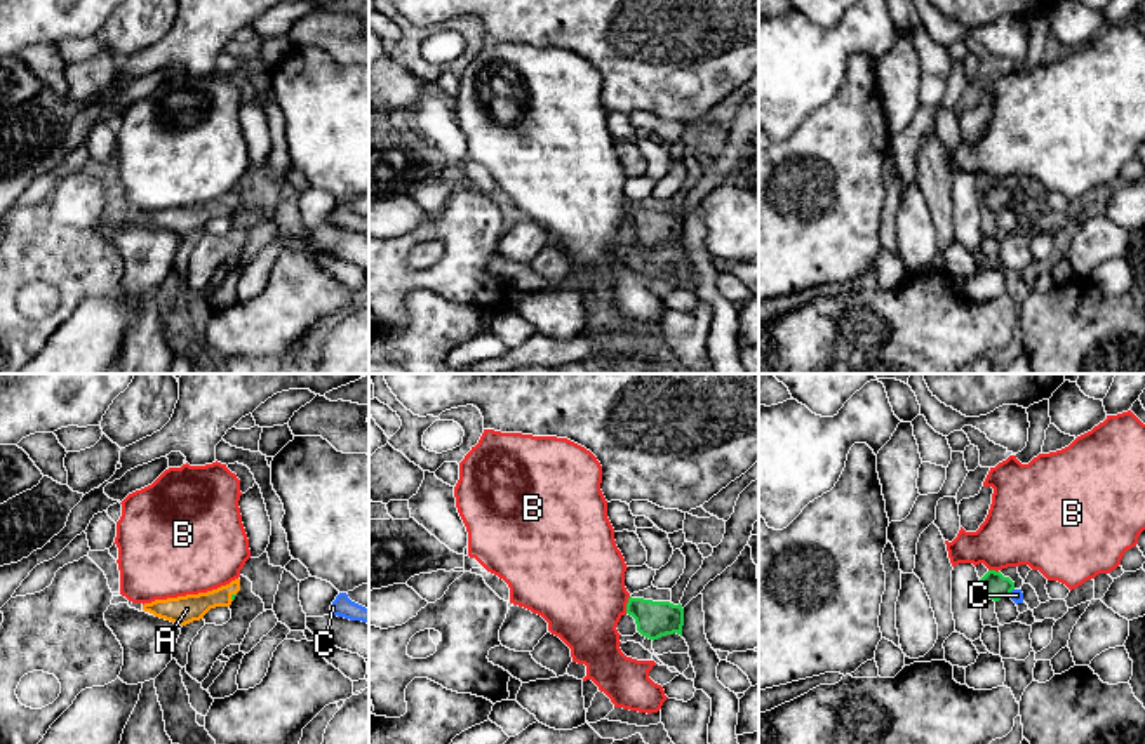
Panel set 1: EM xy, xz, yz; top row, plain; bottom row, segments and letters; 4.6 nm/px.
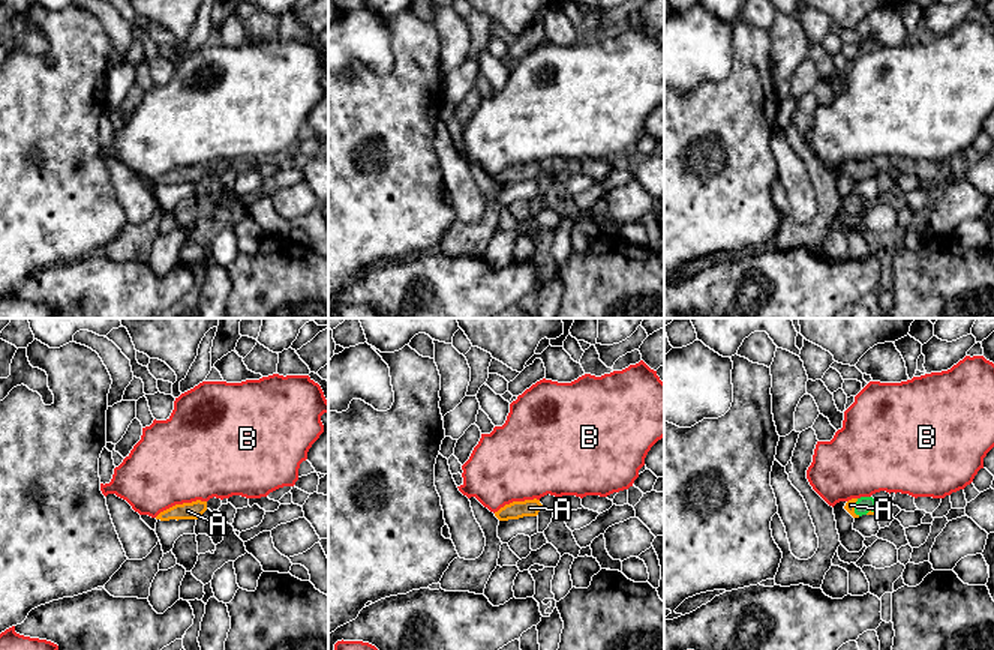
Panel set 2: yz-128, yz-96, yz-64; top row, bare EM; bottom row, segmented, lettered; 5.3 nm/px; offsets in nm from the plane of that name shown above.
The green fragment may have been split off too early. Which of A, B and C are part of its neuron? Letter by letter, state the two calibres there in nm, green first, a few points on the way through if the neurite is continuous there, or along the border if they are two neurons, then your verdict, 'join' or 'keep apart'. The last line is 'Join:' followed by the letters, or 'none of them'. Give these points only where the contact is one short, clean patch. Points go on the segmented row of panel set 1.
A: 20/130 nm | across xy (232, 595), (232, 597), (216, 597), (187, 609) | join
B: 170/440 nm | keep apart
C: 120/60 nm | along yz (1013, 588), (1008, 595) | keep apart
Join: A

